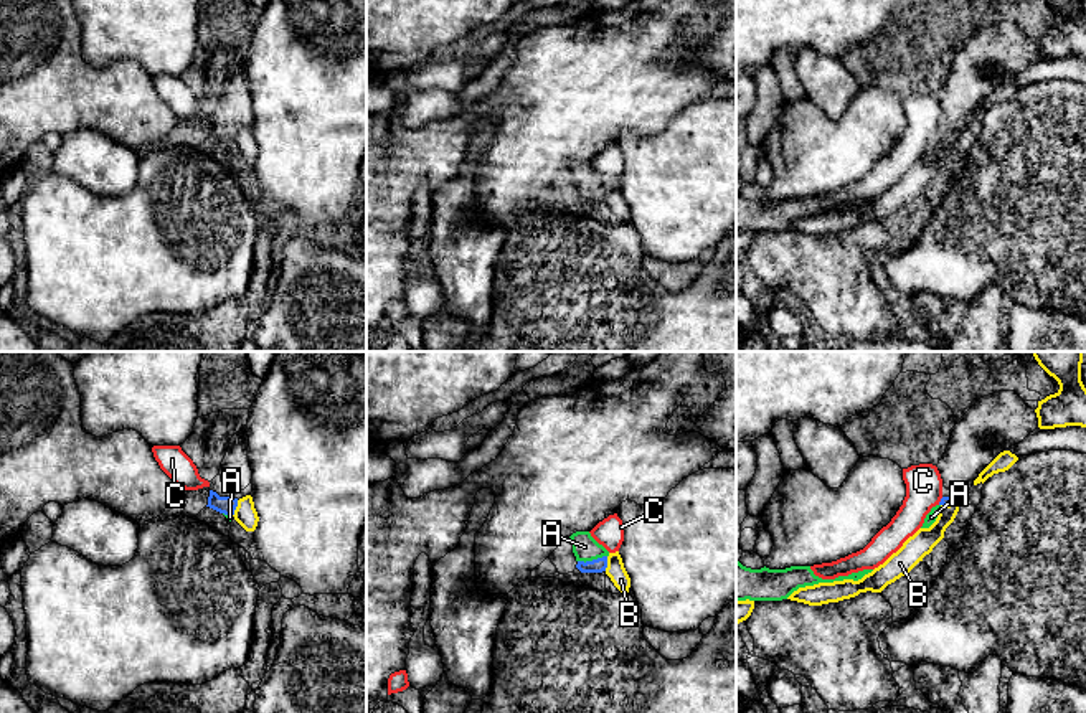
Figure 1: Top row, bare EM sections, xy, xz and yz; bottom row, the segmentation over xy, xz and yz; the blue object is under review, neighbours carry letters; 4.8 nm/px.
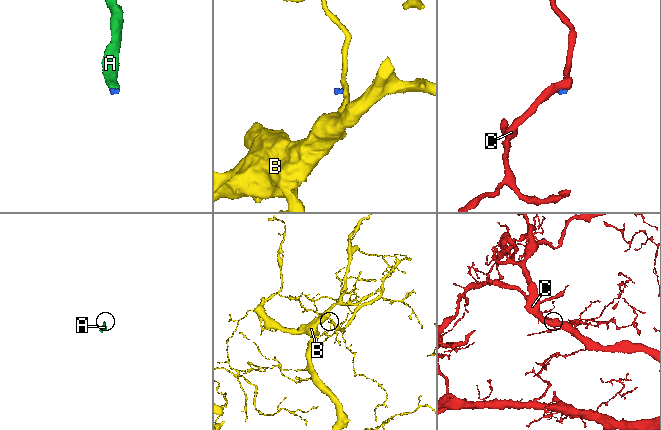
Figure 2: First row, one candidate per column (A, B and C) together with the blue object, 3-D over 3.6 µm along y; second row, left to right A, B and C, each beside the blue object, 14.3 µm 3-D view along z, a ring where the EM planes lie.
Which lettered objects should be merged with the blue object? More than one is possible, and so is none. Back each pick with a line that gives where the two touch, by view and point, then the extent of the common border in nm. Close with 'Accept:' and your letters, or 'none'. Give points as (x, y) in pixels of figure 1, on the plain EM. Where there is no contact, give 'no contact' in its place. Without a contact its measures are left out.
A: meets blue in xz at (593, 190); contact 150 nm long
Accept: A

